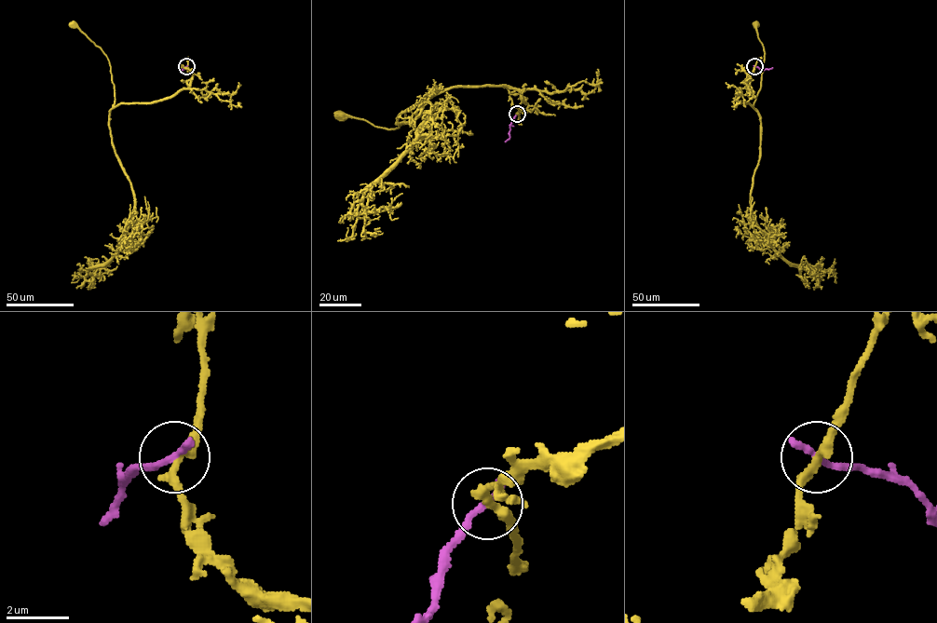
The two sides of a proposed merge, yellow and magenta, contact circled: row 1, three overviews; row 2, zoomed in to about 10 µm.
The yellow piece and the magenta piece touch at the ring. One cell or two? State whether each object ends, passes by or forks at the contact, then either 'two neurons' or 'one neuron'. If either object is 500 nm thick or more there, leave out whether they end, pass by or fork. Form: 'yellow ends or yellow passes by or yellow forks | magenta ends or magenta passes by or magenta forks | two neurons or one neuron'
yellow passes by | magenta ends | two neurons

